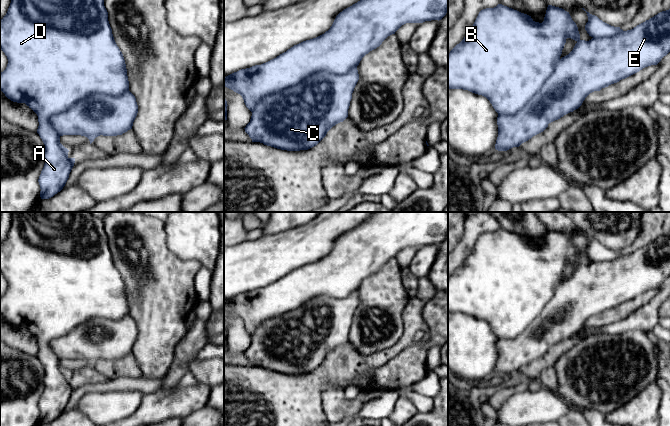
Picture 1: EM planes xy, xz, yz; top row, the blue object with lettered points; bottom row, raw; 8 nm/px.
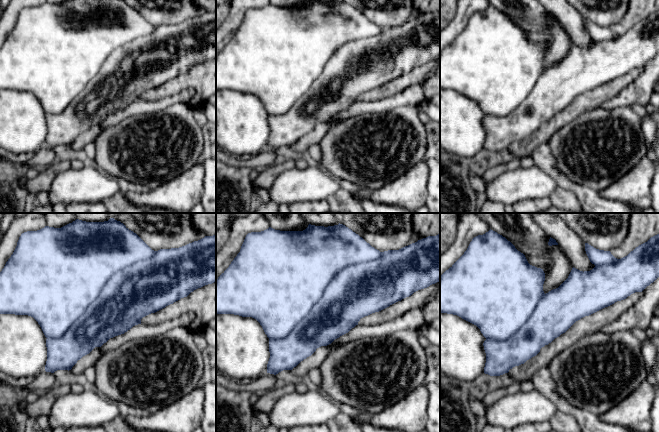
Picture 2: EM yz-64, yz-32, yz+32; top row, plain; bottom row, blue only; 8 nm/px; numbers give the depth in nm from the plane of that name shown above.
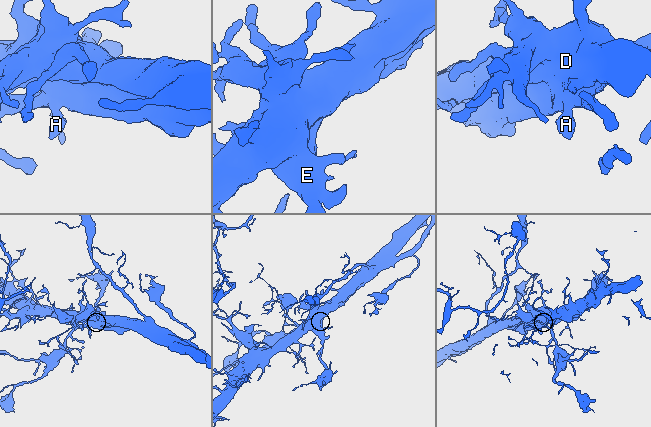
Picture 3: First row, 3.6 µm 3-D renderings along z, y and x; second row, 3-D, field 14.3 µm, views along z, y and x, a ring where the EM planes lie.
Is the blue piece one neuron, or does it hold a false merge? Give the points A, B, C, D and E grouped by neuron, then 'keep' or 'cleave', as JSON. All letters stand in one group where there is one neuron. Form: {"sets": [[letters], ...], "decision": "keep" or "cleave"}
{"sets": [["A", "B", "D"], ["C", "E"]], "decision": "cleave"}

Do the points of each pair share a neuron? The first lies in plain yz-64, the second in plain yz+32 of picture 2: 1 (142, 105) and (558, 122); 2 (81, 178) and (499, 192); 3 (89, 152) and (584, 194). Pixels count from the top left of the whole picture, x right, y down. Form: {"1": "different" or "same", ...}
{"1": "different", "2": "same", "3": "same"}

